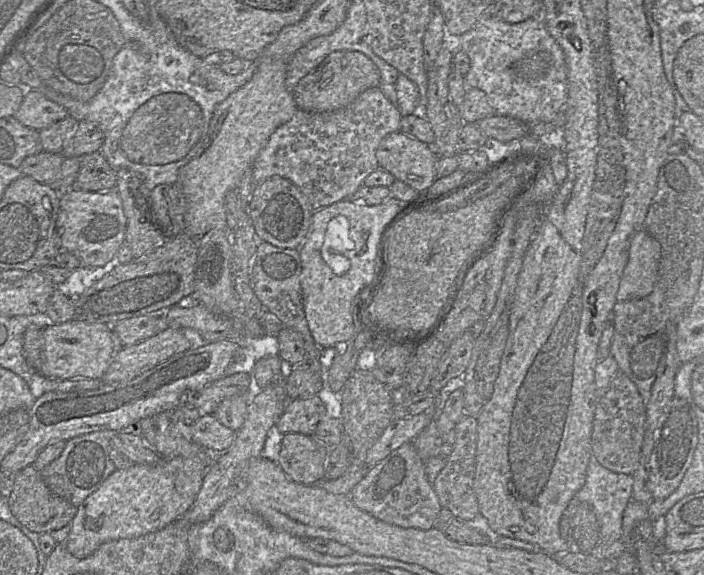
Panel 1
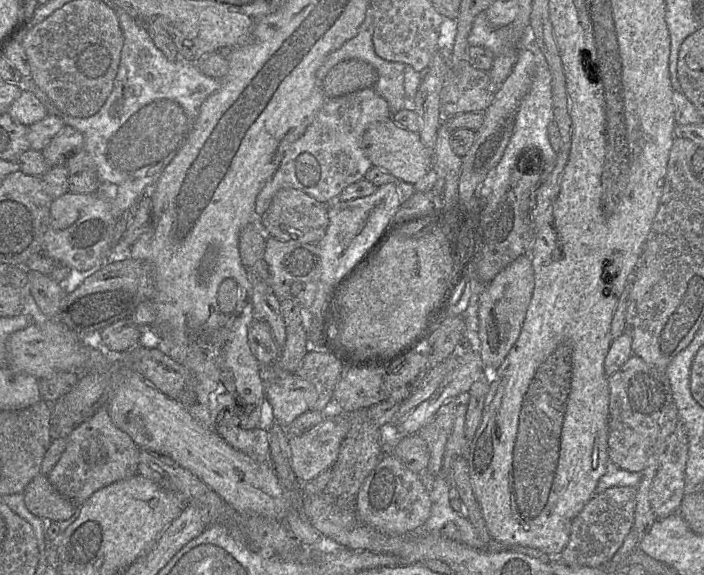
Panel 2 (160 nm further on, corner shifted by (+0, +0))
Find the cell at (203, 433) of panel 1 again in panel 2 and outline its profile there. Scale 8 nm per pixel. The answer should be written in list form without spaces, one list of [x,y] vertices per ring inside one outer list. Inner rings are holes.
[[[218,423],[215,431],[229,445],[260,461],[270,462],[270,444],[267,430],[243,429],[240,426]]]

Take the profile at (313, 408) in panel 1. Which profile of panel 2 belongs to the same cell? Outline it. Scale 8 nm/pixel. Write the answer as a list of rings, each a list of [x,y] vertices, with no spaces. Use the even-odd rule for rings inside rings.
[[[278,360],[261,367],[266,401],[277,423],[288,427],[299,415],[313,410],[318,397],[313,384],[282,369]]]

